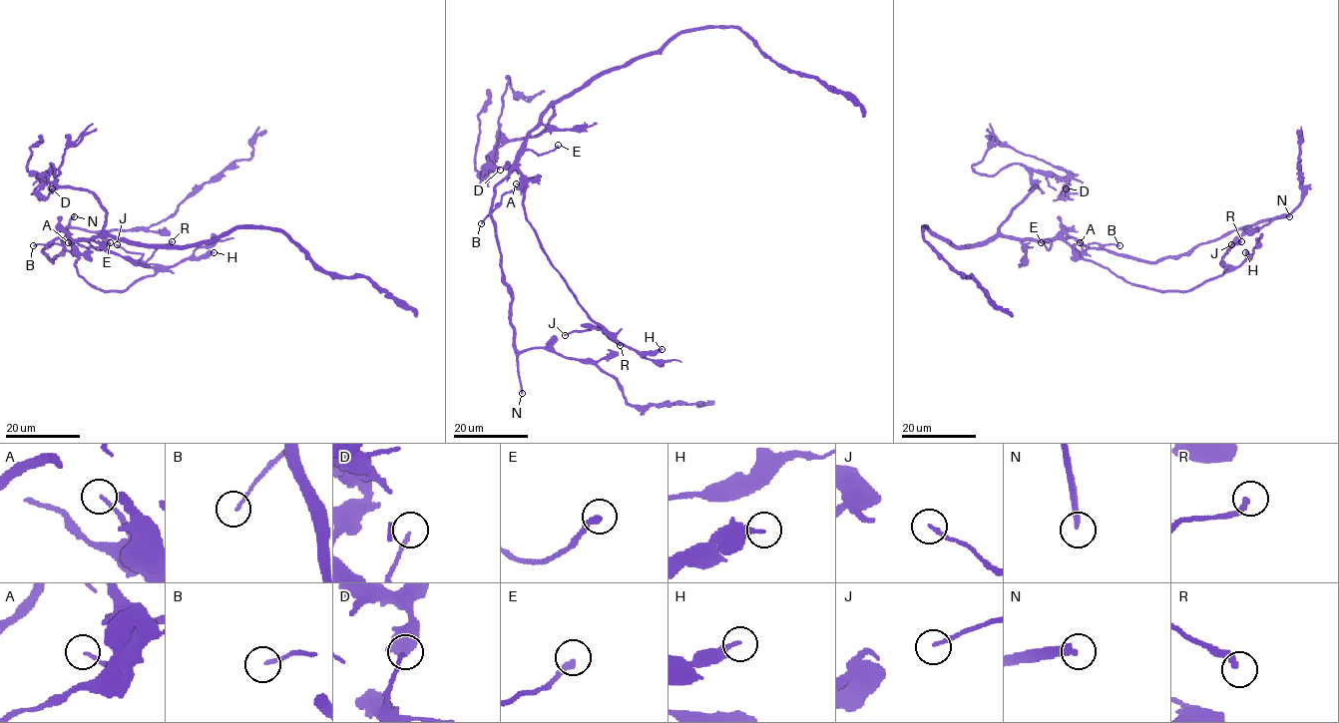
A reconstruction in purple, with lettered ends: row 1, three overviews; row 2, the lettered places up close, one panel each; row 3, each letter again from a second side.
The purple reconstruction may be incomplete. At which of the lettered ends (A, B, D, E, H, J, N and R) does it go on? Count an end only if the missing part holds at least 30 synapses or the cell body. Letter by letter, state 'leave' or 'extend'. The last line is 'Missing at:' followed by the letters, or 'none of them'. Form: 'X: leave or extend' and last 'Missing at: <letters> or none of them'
A: leave
B: leave
D: leave
E: leave
H: leave
J: leave
N: extend
R: leave
Missing at: N

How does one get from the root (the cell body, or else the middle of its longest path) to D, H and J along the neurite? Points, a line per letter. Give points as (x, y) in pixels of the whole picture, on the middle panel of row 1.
D: (511, 168), (551, 104), (554, 116), (539, 134), (499, 137), (492, 171), (487, 169), (500, 170)
H: (511, 168), (519, 171), (525, 181), (525, 215), (540, 248), (586, 314), (637, 351), (662, 349)
J: (511, 168), (525, 181), (525, 215), (540, 248), (586, 314), (603, 327), (565, 335)

